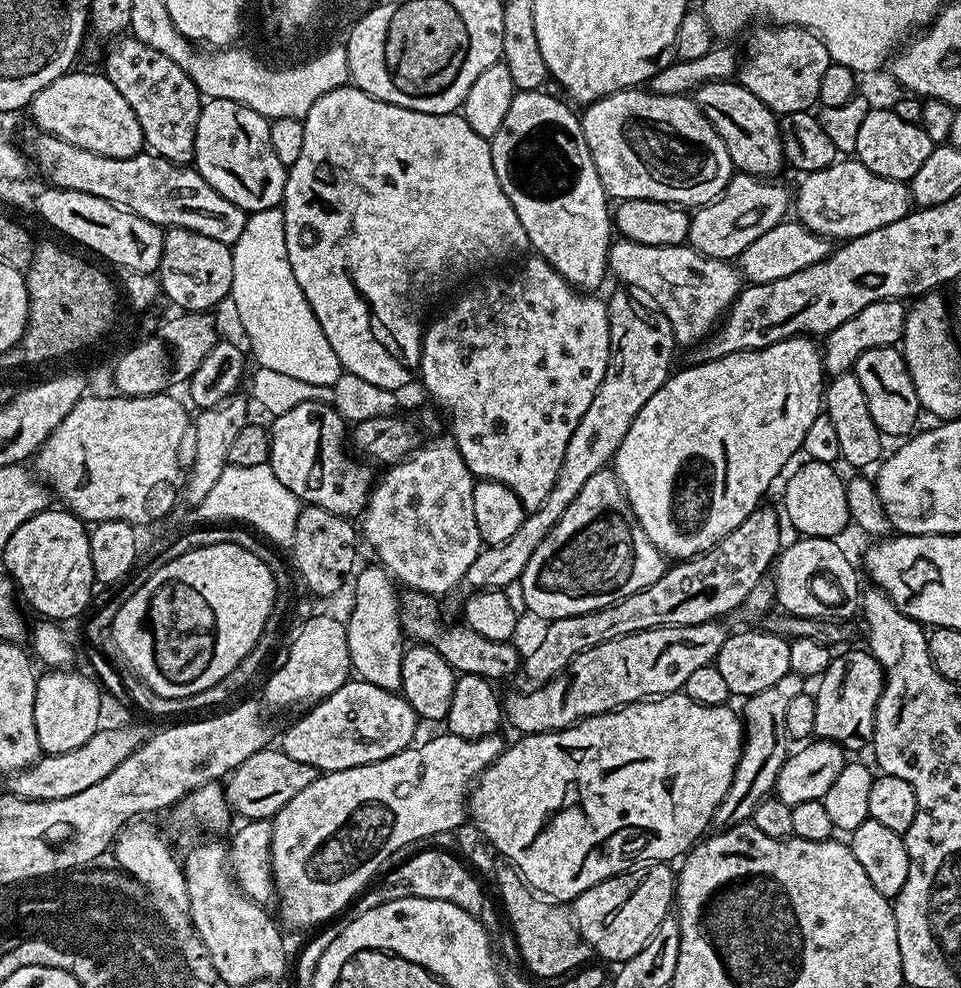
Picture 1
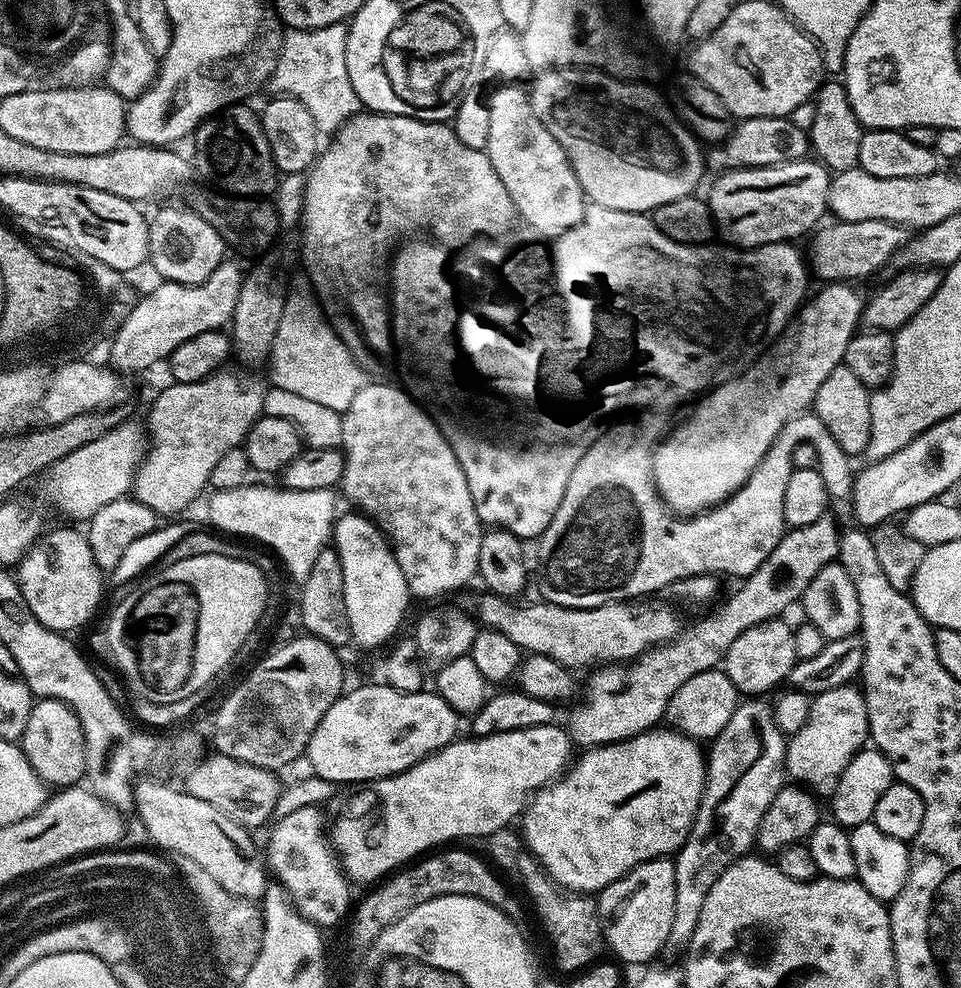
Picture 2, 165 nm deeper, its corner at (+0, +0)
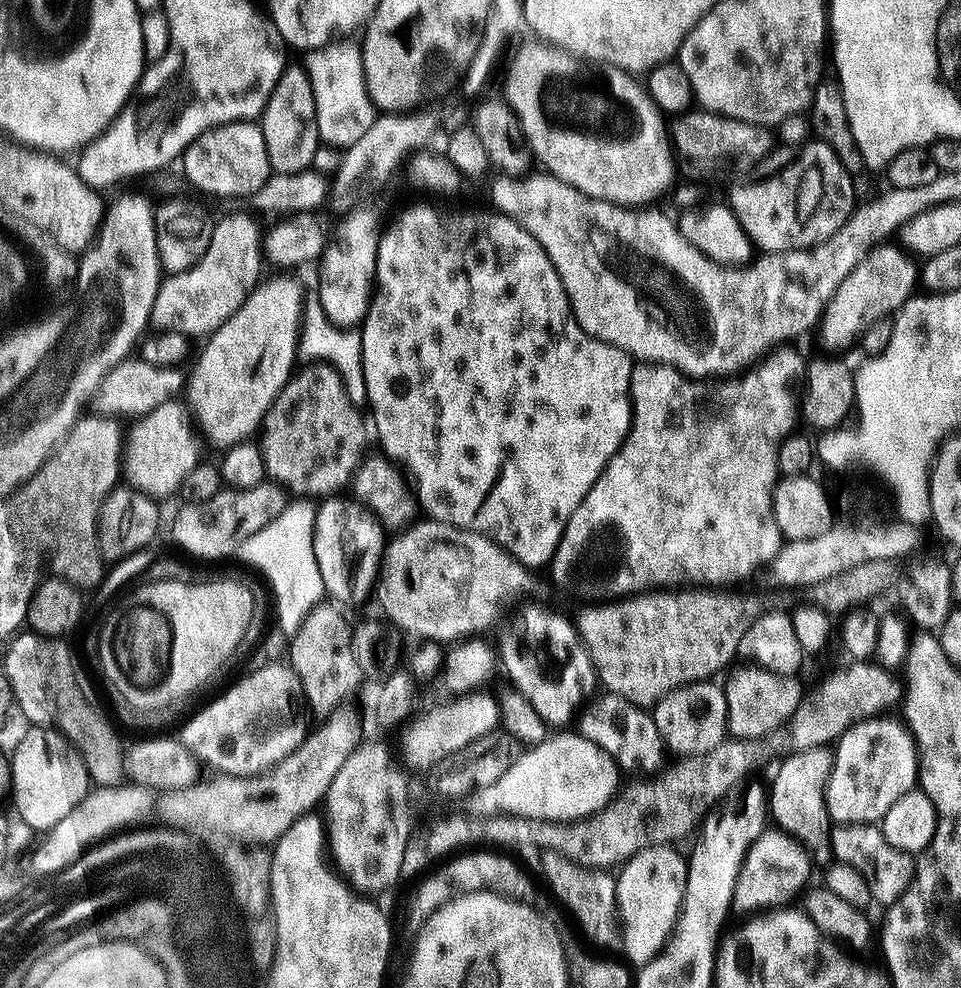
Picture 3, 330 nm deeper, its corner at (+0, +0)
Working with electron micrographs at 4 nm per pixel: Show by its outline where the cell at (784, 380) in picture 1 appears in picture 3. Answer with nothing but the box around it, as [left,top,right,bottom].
[818,246,918,348]

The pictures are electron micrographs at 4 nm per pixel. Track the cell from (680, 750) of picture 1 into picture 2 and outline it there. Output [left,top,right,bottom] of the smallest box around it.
[522,730,708,894]

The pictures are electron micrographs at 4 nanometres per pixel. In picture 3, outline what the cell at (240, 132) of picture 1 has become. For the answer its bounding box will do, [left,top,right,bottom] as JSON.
[183,122,270,198]

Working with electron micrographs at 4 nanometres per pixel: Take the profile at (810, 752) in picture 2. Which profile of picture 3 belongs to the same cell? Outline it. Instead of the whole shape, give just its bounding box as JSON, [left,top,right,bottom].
[770,747,833,861]

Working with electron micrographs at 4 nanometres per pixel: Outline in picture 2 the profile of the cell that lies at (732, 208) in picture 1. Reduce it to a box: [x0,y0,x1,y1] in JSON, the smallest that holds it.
[706,158,832,250]

